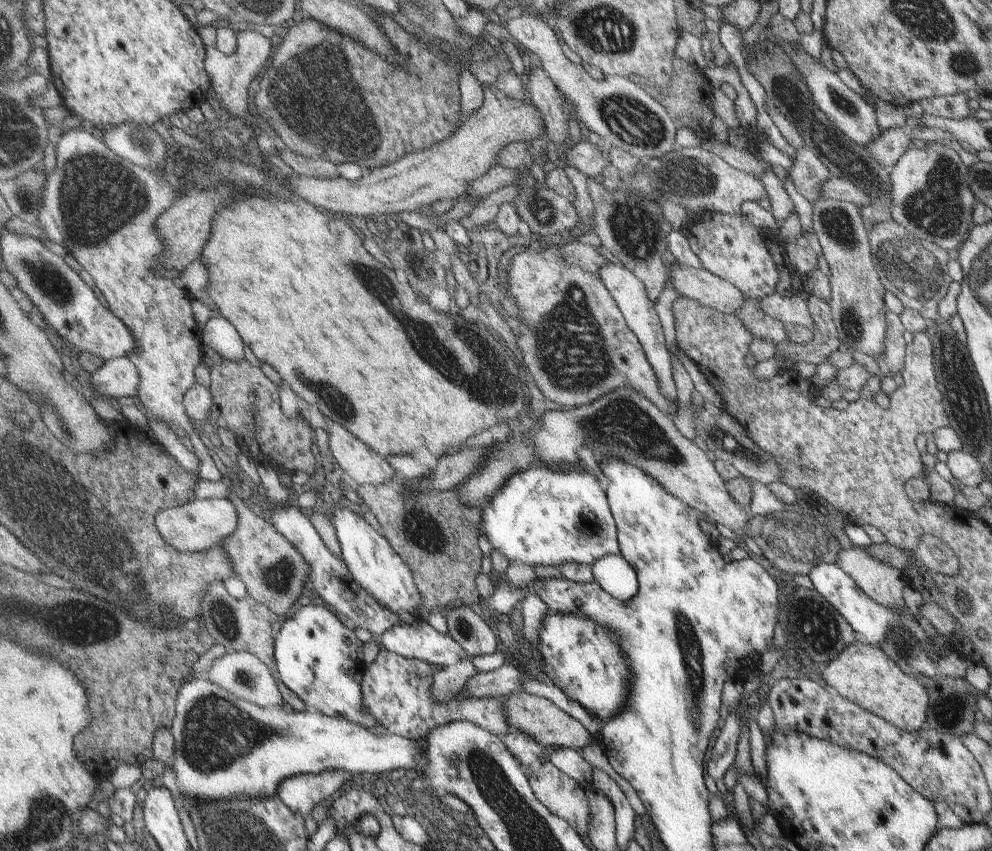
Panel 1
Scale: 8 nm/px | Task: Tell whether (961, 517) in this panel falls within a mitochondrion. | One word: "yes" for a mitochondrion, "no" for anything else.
no

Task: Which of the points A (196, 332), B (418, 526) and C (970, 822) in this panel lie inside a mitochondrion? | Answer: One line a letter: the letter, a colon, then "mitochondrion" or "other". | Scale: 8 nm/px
A: other
B: mitochondrion
C: other

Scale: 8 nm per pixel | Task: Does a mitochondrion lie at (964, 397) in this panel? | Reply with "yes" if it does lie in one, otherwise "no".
yes

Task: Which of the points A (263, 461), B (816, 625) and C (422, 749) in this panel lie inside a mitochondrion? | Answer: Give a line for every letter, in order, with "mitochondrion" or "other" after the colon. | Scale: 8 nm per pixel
A: other
B: mitochondrion
C: other

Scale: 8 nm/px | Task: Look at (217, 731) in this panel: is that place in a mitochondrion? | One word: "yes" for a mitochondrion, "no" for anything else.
yes

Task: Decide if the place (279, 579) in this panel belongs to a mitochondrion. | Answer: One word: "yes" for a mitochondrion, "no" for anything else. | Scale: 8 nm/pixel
yes

